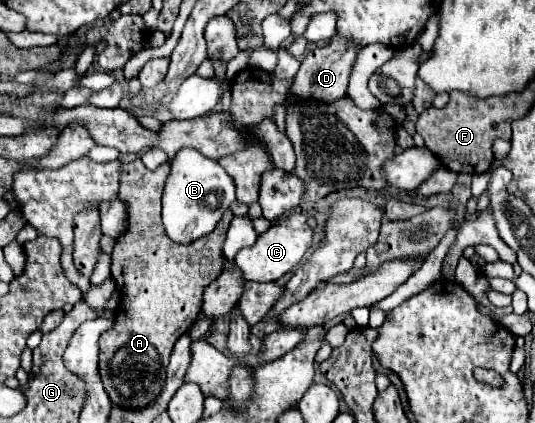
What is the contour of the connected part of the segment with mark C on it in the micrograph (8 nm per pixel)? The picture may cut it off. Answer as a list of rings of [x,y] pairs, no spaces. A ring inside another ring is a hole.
[[[293,212],[287,218],[279,218],[277,222],[273,222],[267,232],[259,234],[253,246],[243,248],[235,256],[235,264],[239,266],[245,280],[253,280],[253,282],[279,280],[283,274],[291,272],[299,264],[299,260],[311,246],[311,238],[313,238],[313,230],[307,226],[307,218],[299,212]]]

